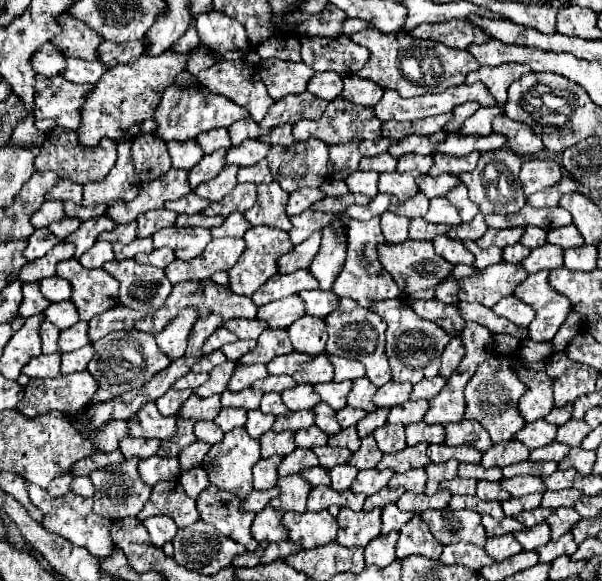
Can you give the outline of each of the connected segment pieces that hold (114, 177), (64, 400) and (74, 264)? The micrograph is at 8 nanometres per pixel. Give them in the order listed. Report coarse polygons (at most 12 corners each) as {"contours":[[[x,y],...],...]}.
{"contours":[[[130,141],[104,181],[84,185],[82,205],[130,201],[140,191]],[[88,371],[30,379],[16,409],[76,415],[98,383]],[[76,259],[58,265],[82,321],[118,305],[118,283]]]}

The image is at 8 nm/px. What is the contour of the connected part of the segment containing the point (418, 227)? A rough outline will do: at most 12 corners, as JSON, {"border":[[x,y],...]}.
{"border":[[424,219],[410,221],[410,239],[434,239],[448,233],[450,225]]}

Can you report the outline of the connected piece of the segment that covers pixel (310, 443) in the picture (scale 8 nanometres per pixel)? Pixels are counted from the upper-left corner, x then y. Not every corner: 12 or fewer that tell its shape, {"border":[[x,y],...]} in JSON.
{"border":[[316,425],[296,433],[296,447],[312,449],[328,441]]}

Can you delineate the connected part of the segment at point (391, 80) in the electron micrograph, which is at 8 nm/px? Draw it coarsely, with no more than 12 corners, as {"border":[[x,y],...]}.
{"border":[[370,27],[360,69],[402,97],[462,85],[472,53]]}

